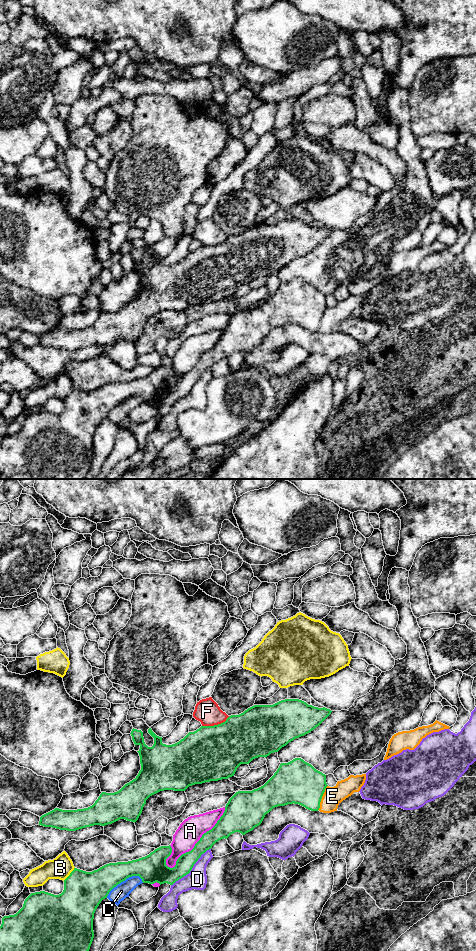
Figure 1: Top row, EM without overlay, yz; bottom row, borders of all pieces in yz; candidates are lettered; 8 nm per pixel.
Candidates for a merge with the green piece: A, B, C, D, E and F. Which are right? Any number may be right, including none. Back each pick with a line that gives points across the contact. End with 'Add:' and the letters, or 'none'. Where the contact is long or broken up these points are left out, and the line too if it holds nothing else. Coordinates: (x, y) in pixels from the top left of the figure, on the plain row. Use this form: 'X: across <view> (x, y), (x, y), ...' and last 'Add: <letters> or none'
Add: F

